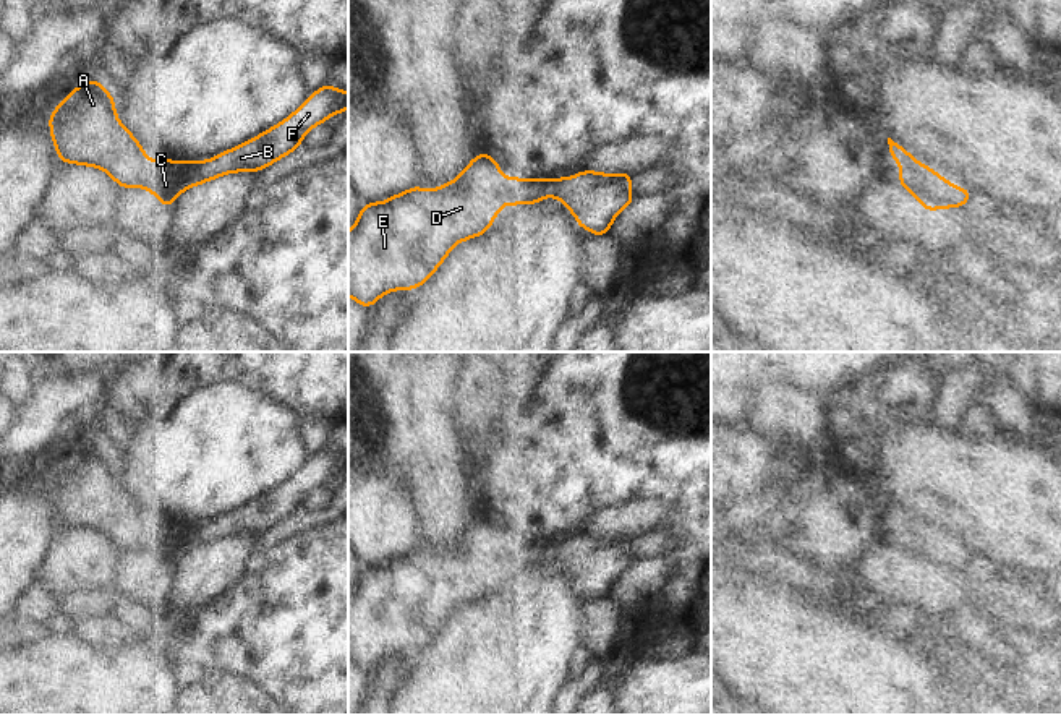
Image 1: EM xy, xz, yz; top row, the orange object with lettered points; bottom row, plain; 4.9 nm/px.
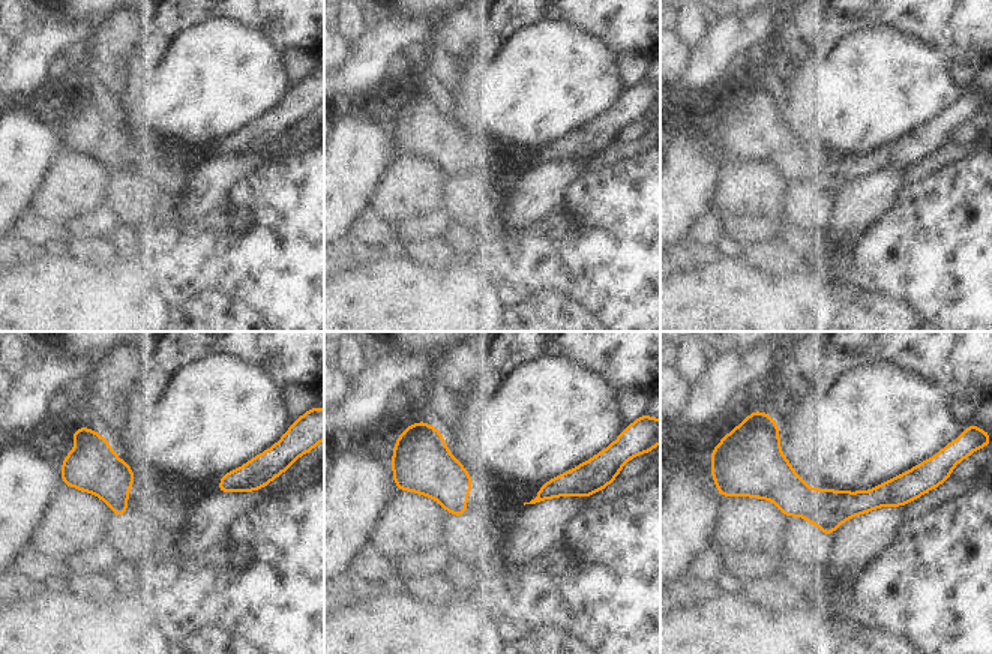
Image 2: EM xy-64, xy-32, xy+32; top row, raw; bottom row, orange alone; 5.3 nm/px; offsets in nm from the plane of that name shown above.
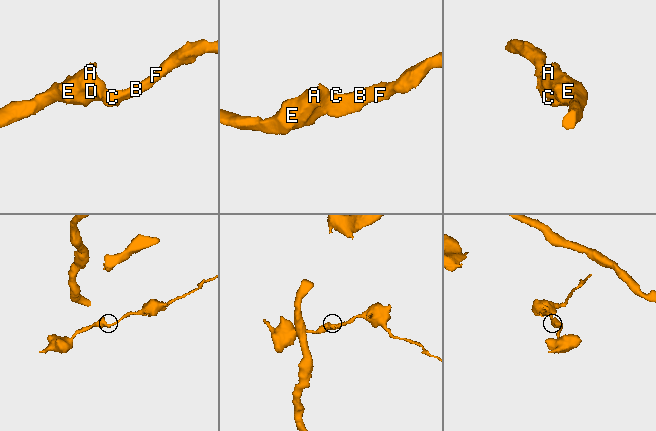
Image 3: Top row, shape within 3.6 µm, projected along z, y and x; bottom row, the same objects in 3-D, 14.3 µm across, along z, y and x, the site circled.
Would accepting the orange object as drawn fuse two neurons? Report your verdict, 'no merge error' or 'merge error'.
no merge error

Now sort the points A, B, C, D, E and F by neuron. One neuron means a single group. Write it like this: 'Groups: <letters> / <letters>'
Groups: A B C D E F

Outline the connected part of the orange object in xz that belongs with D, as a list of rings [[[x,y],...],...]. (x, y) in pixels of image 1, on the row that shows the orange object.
[[[483,151],[455,182],[441,188],[411,186],[386,203],[363,204],[348,232],[348,295],[369,308],[387,292],[416,289],[441,266],[455,243],[488,232],[502,204],[533,204],[554,196],[567,204],[582,229],[593,235],[609,233],[614,217],[635,199],[630,193],[632,177],[632,172],[611,177],[583,170],[564,180],[505,178],[497,162]]]

